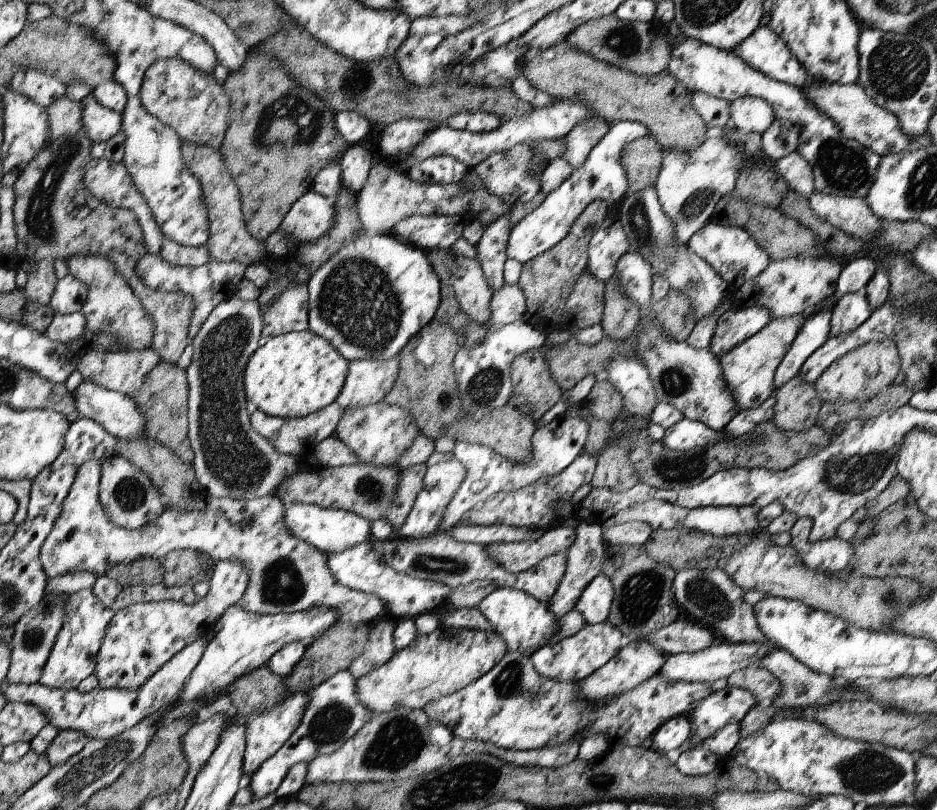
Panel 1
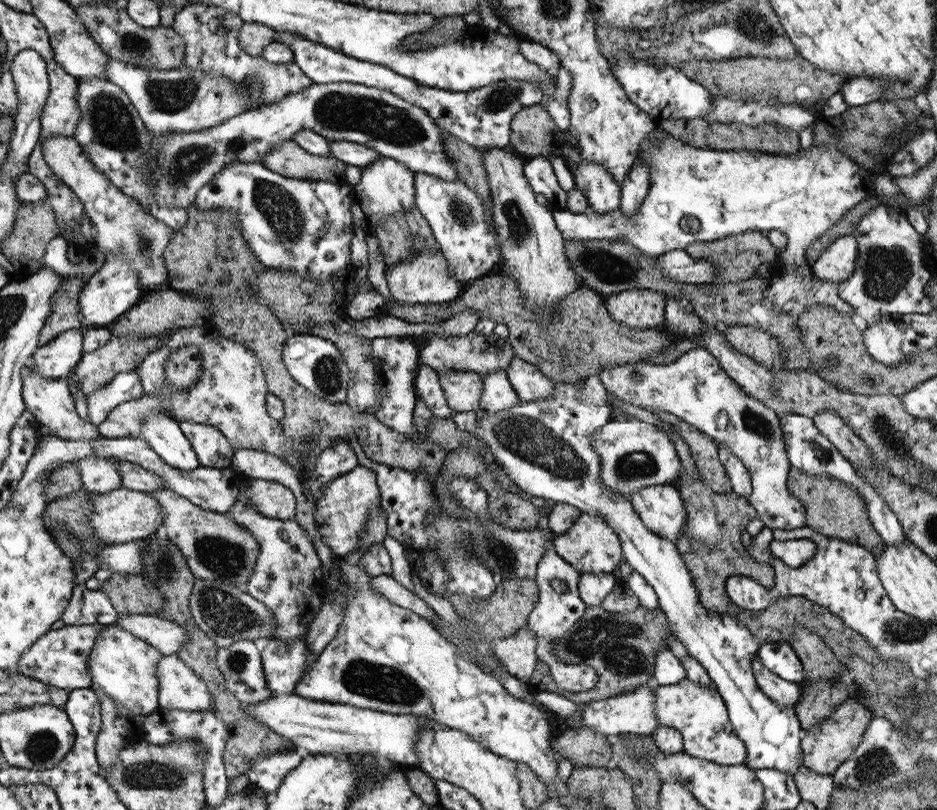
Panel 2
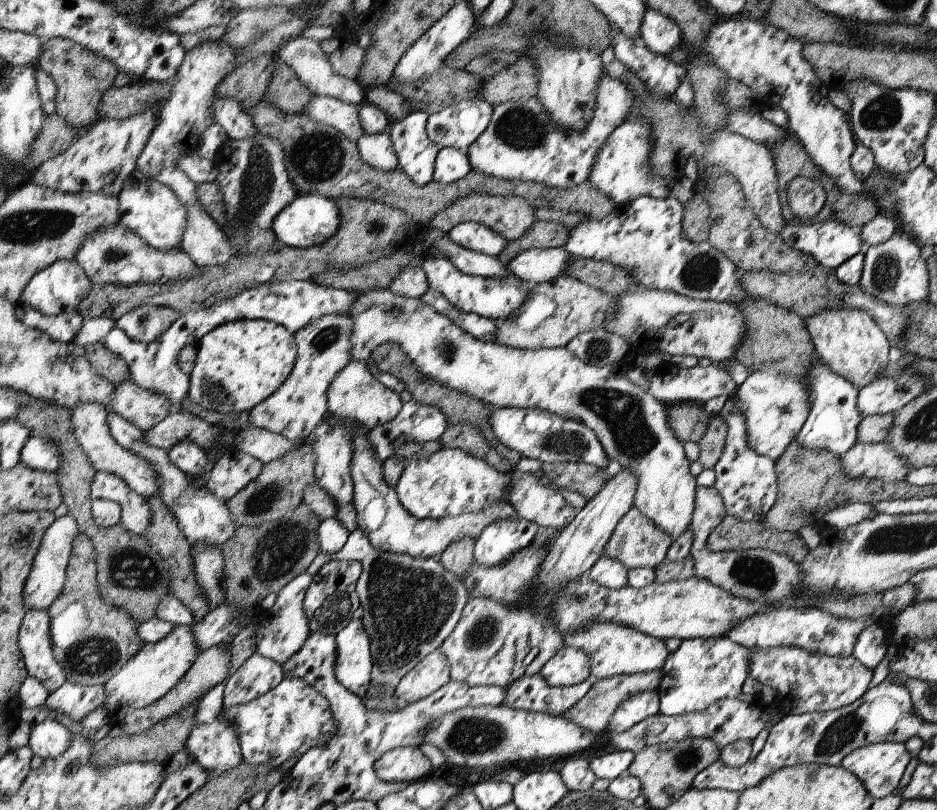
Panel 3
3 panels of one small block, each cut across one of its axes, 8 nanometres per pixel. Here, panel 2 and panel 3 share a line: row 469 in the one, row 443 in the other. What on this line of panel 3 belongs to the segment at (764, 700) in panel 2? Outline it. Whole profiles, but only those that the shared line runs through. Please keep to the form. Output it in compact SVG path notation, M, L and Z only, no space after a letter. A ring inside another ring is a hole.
M493 407L488 420L496 438L510 450L516 450L522 457L535 458L543 463L568 461L586 463L596 466L598 470L606 470L610 462L594 432L576 420L565 419L539 408L518 407Z

